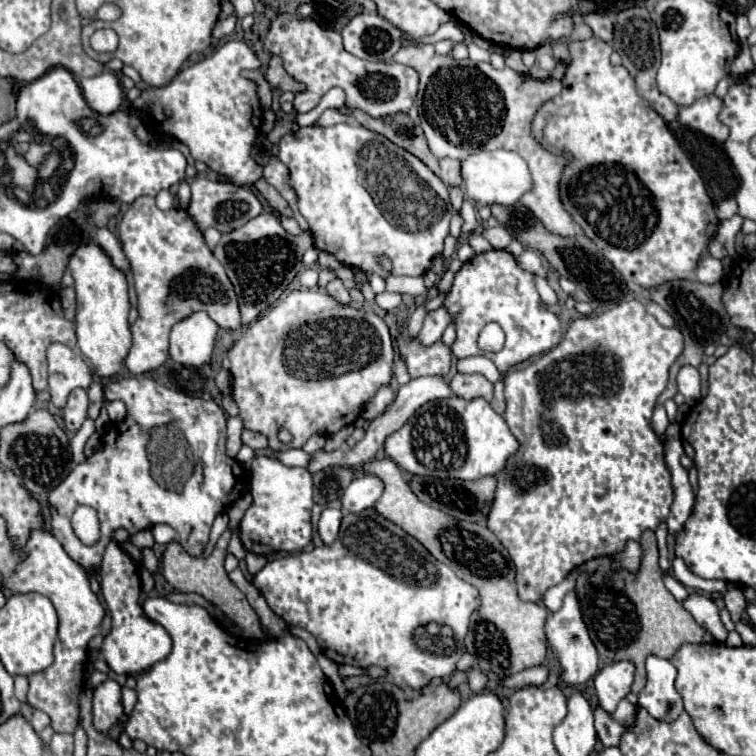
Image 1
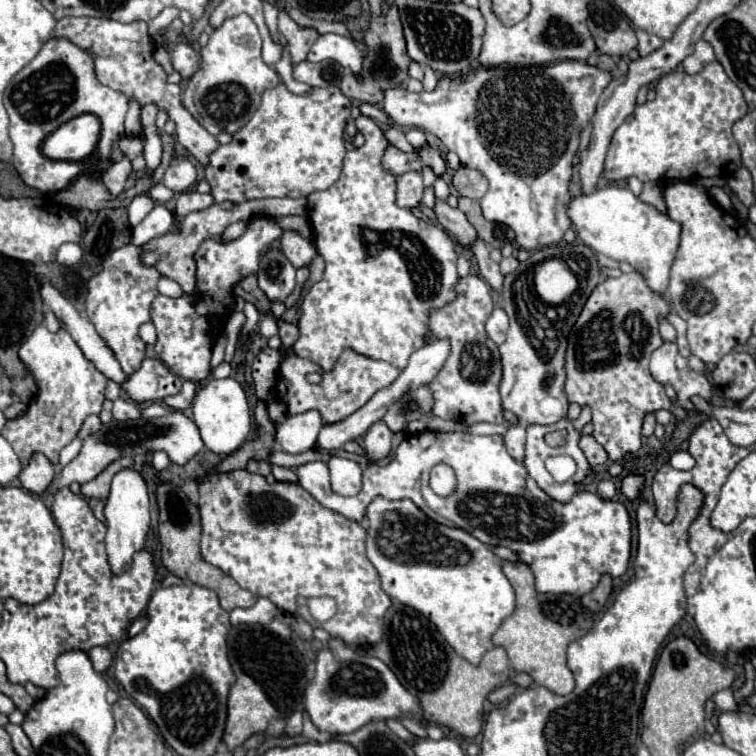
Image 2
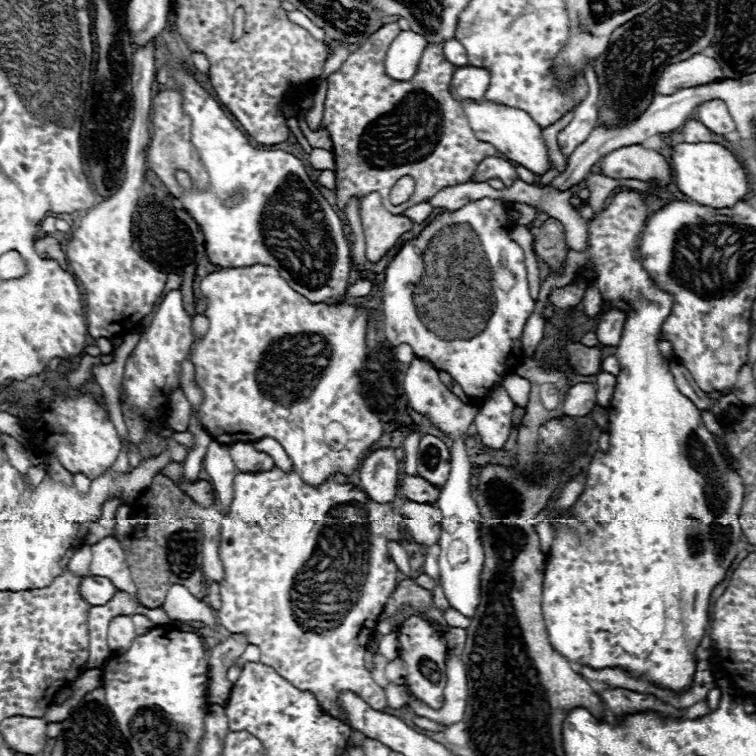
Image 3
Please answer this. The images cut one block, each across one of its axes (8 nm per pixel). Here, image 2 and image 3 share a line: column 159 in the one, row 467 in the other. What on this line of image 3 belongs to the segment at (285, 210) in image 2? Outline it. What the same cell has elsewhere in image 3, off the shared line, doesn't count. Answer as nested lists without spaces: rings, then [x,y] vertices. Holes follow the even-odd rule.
[[[246,442],[228,446],[228,452],[240,472],[260,472],[270,470],[274,466],[274,460],[266,452],[258,452],[252,448],[252,444]]]

